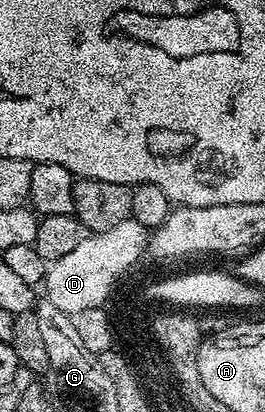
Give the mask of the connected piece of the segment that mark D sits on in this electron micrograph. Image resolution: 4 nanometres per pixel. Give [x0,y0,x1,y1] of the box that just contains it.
[45,219,150,316]

